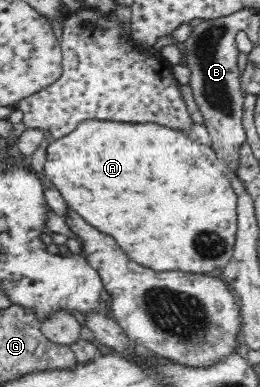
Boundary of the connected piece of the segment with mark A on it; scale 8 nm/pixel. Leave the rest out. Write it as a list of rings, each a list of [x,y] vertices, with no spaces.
[[[81,120],[76,128],[67,135],[54,139],[46,146],[46,163],[41,172],[50,180],[61,197],[68,202],[70,210],[74,210],[86,224],[94,226],[96,230],[112,236],[118,246],[126,252],[130,260],[136,260],[142,266],[154,269],[156,272],[162,270],[180,270],[189,273],[209,273],[216,266],[225,267],[226,260],[232,258],[235,236],[237,233],[237,196],[233,191],[225,173],[225,165],[217,157],[212,147],[198,144],[187,137],[187,132],[174,130],[160,124],[132,124],[112,122],[110,120]]]

